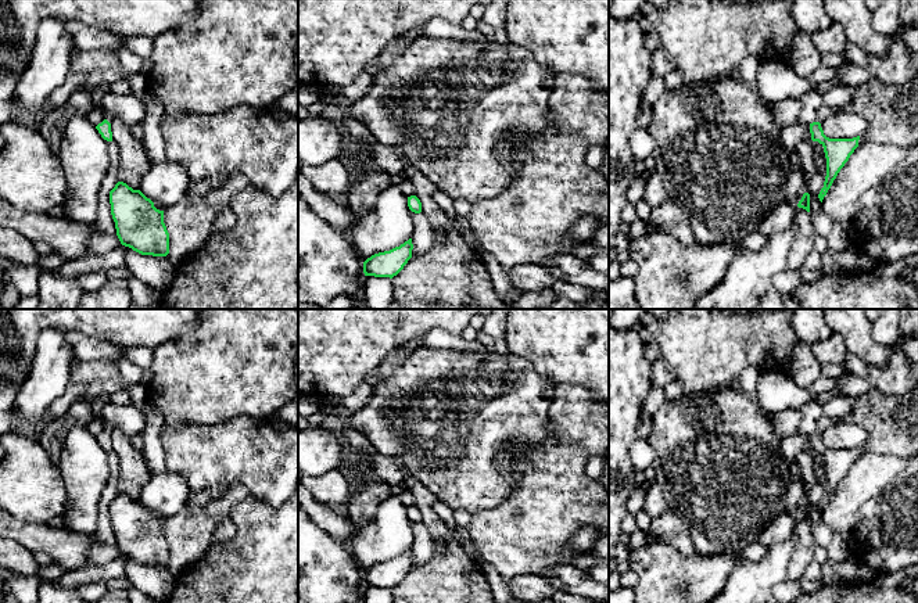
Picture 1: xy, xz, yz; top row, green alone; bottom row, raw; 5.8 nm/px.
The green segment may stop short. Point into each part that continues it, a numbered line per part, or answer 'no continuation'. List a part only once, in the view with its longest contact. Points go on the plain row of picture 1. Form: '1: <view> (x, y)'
no continuation

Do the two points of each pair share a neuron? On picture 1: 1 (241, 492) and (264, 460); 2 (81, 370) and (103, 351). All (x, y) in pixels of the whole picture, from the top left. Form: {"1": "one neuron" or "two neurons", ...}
{"1": "two neurons", "2": "two neurons"}

